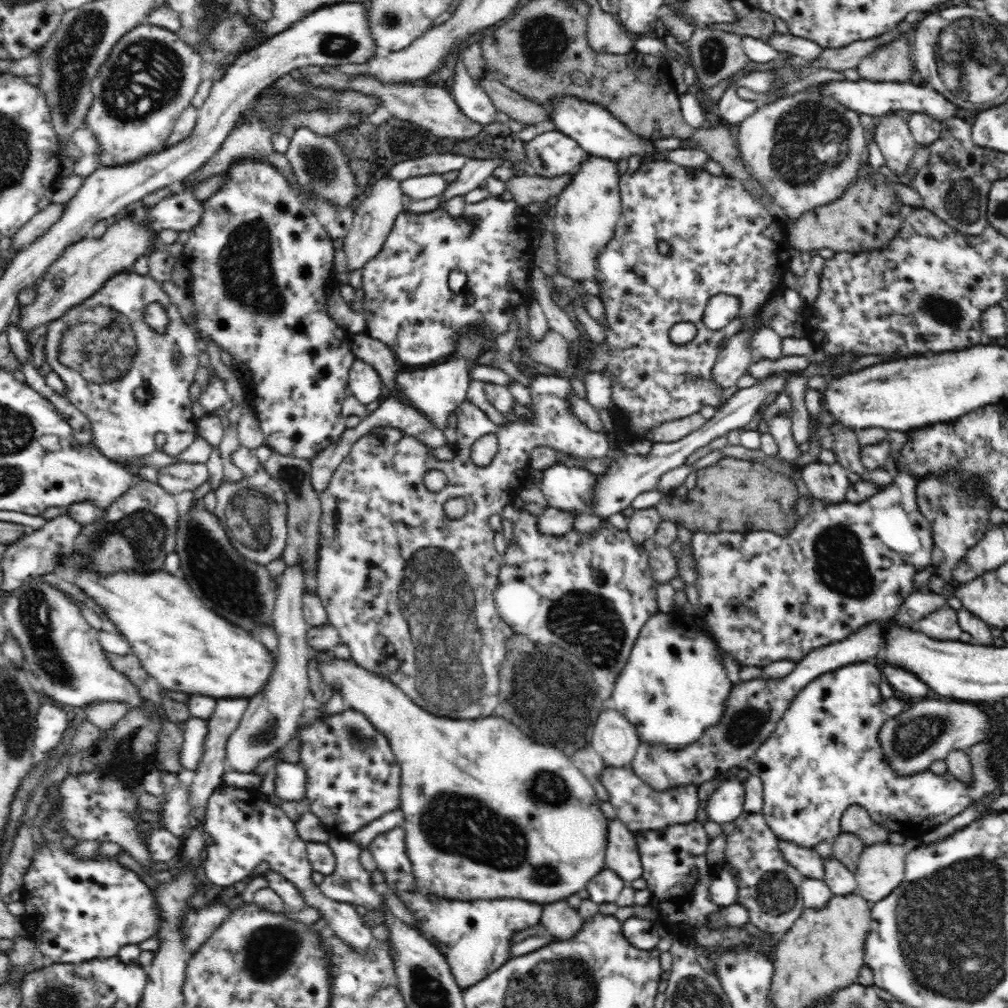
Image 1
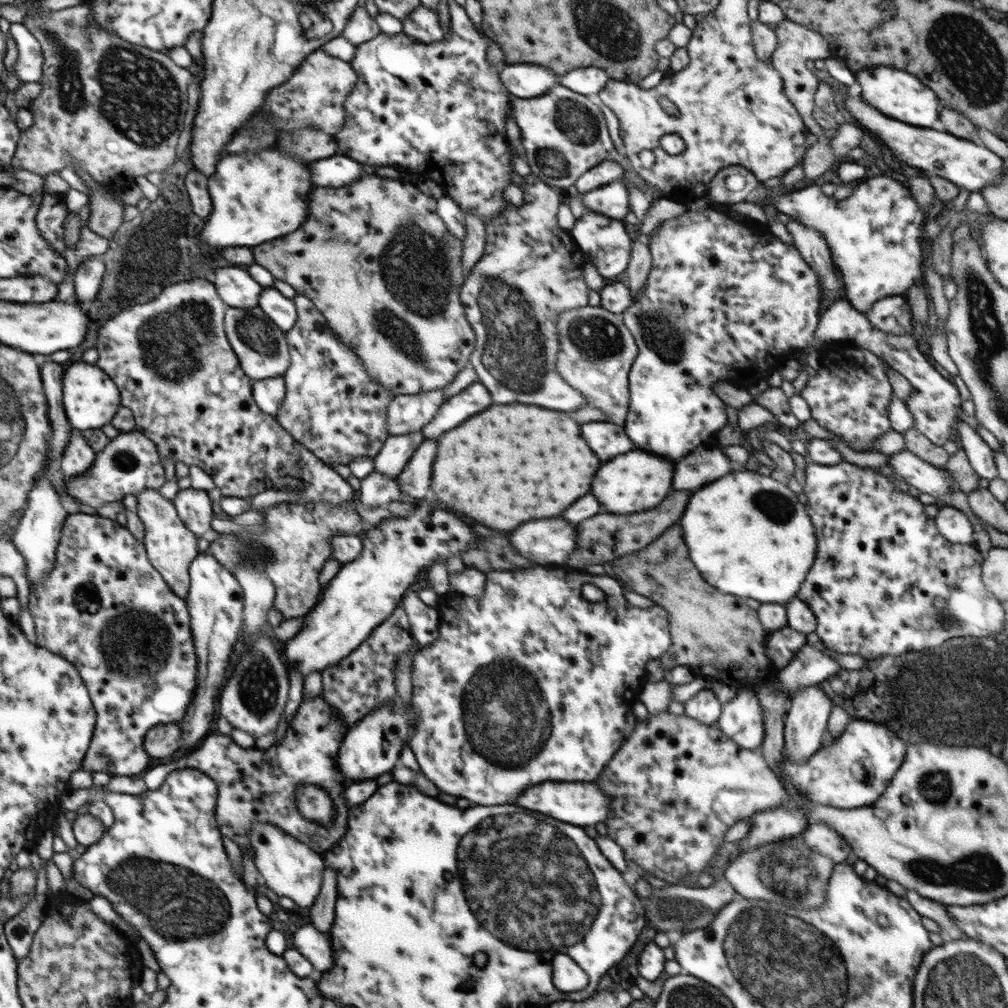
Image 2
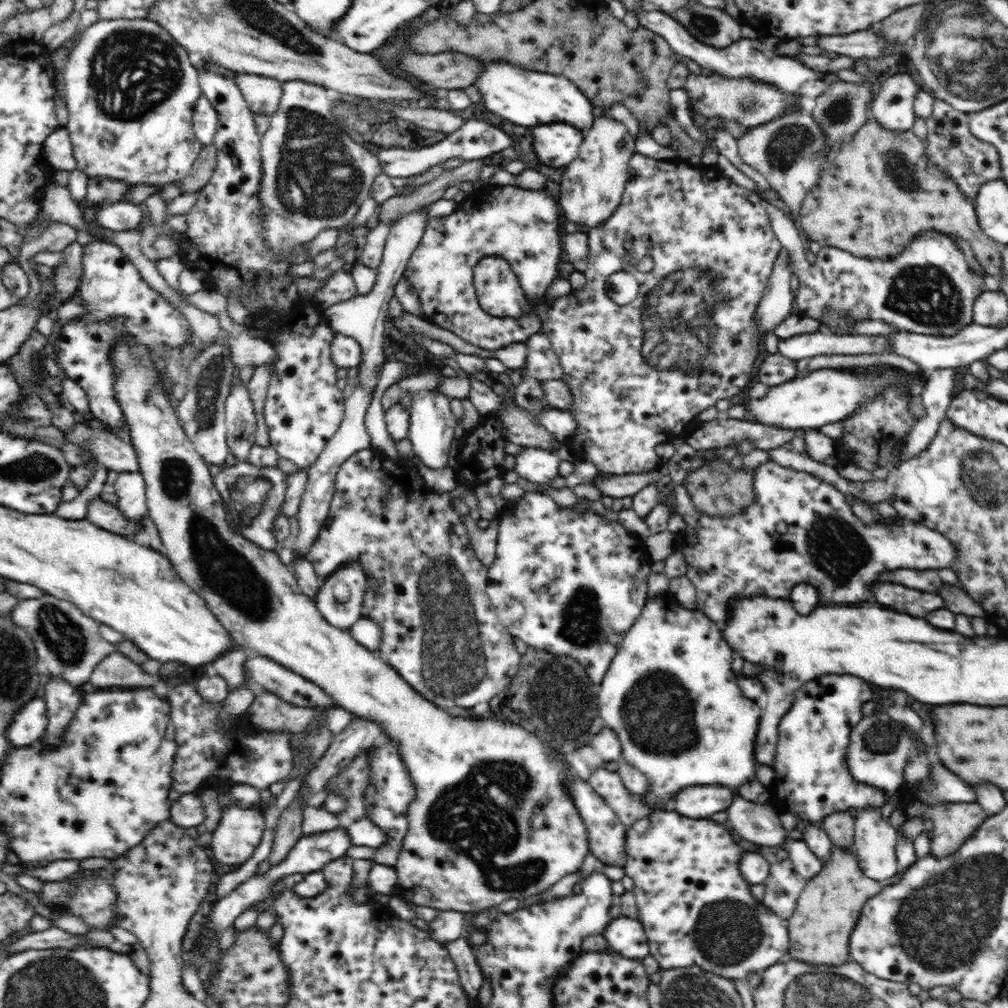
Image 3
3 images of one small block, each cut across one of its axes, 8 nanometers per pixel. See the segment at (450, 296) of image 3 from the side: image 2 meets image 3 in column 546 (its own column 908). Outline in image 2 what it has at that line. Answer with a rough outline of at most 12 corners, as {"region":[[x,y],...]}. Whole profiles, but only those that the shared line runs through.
{"region":[[878,172],[842,200],[809,185],[773,198],[824,235],[865,313],[922,287],[910,190]]}

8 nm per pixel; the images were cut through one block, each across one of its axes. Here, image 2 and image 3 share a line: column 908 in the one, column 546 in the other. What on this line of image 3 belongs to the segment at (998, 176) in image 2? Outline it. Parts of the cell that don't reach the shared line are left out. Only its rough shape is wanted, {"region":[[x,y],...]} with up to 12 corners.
{"region":[[566,123],[538,126],[538,158],[552,168],[572,163],[583,132]]}

